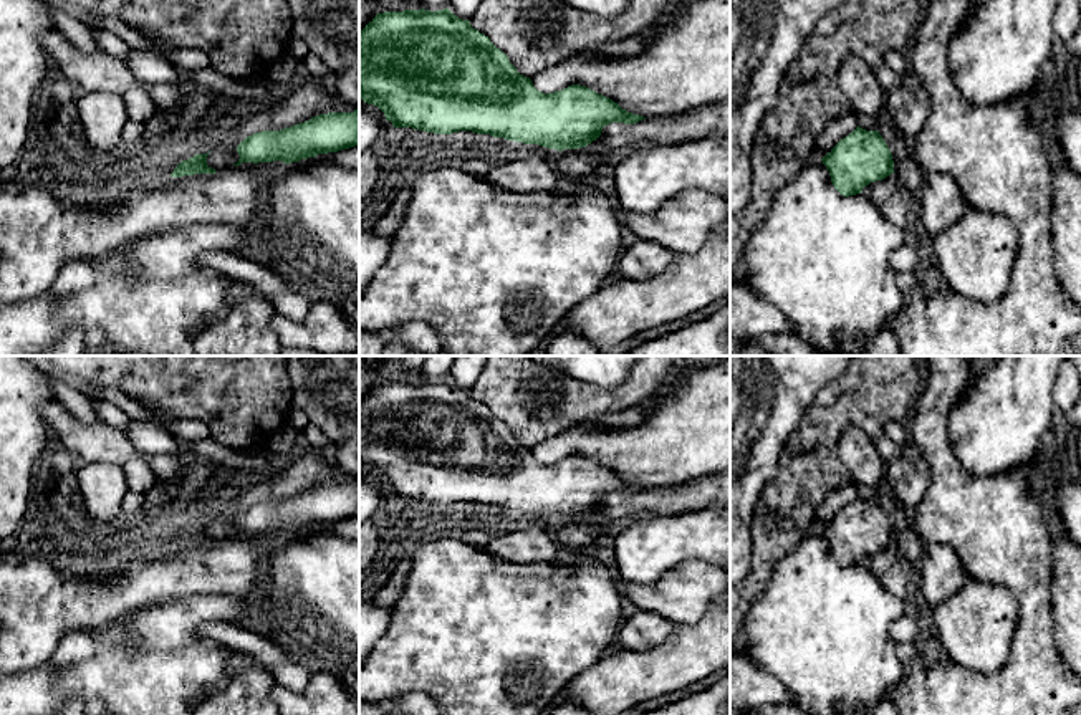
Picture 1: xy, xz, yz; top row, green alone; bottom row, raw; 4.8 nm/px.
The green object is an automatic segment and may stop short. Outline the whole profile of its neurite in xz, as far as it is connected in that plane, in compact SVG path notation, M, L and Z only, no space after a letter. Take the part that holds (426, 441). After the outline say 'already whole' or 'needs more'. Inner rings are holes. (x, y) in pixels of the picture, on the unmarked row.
M449 379L377 384L359 402L359 468L377 477L394 498L412 498L434 505L472 501L556 521L586 518L611 493L636 495L646 490L627 483L613 470L581 455L571 455L548 465L538 462L531 450L520 445L508 427L488 407Z | already whole

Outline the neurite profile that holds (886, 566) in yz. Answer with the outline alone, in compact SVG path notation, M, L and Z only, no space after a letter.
M896 545L882 551L871 553L861 563L886 591L897 597L907 594L907 569L902 564L902 556Z

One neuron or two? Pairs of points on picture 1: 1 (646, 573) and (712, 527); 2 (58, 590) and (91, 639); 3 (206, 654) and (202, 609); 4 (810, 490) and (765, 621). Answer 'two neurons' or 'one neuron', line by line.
1: one neuron
2: two neurons
3: one neuron
4: two neurons

